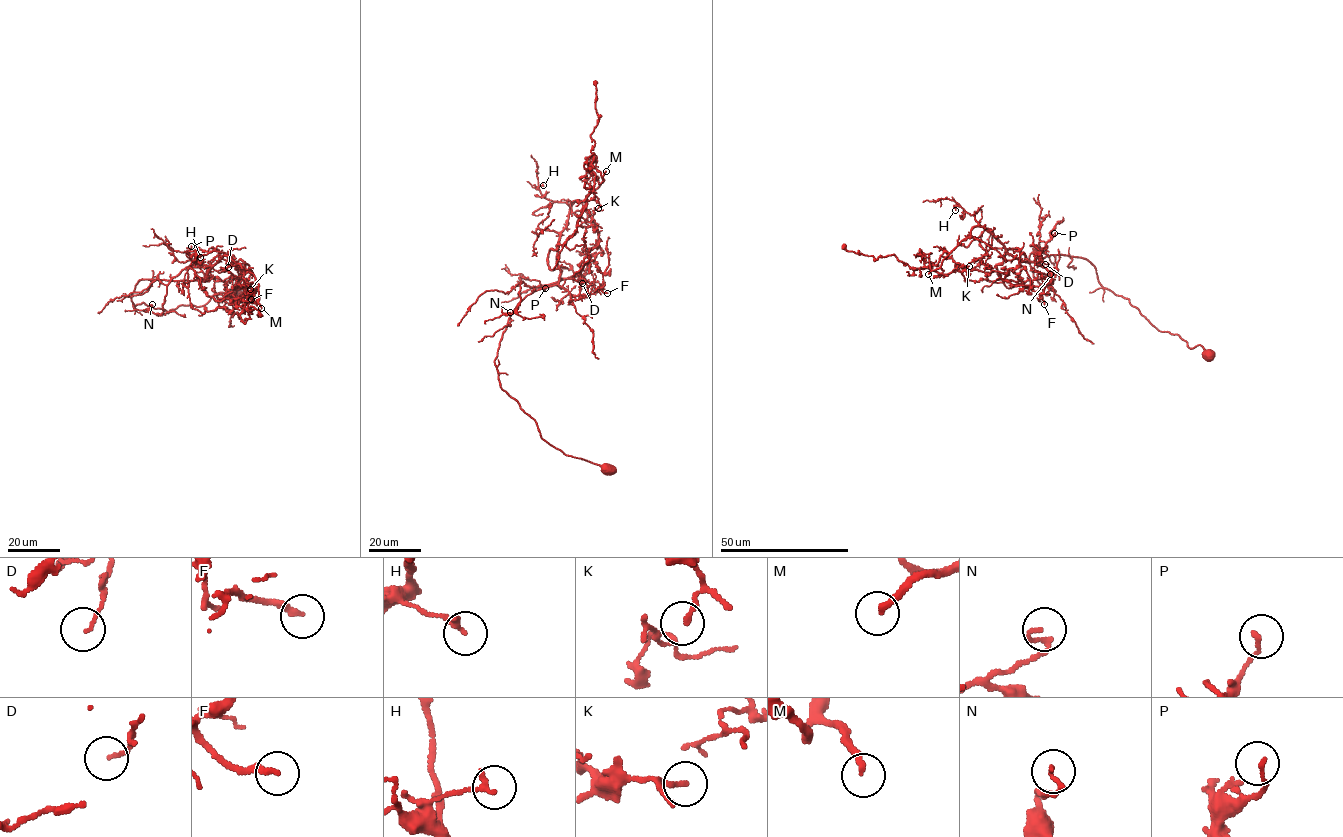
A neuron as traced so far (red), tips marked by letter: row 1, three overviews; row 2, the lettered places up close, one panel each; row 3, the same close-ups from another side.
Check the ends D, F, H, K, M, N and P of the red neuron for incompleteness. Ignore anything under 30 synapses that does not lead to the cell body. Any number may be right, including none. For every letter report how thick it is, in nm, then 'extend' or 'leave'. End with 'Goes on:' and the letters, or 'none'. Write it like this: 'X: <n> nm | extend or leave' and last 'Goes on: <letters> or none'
D: 100 nm | leave
F: 220 nm | leave
H: 190 nm | leave
K: 120 nm | leave
M: 240 nm | extend
N: 120 nm | leave
P: 140 nm | leave
Goes on: M

